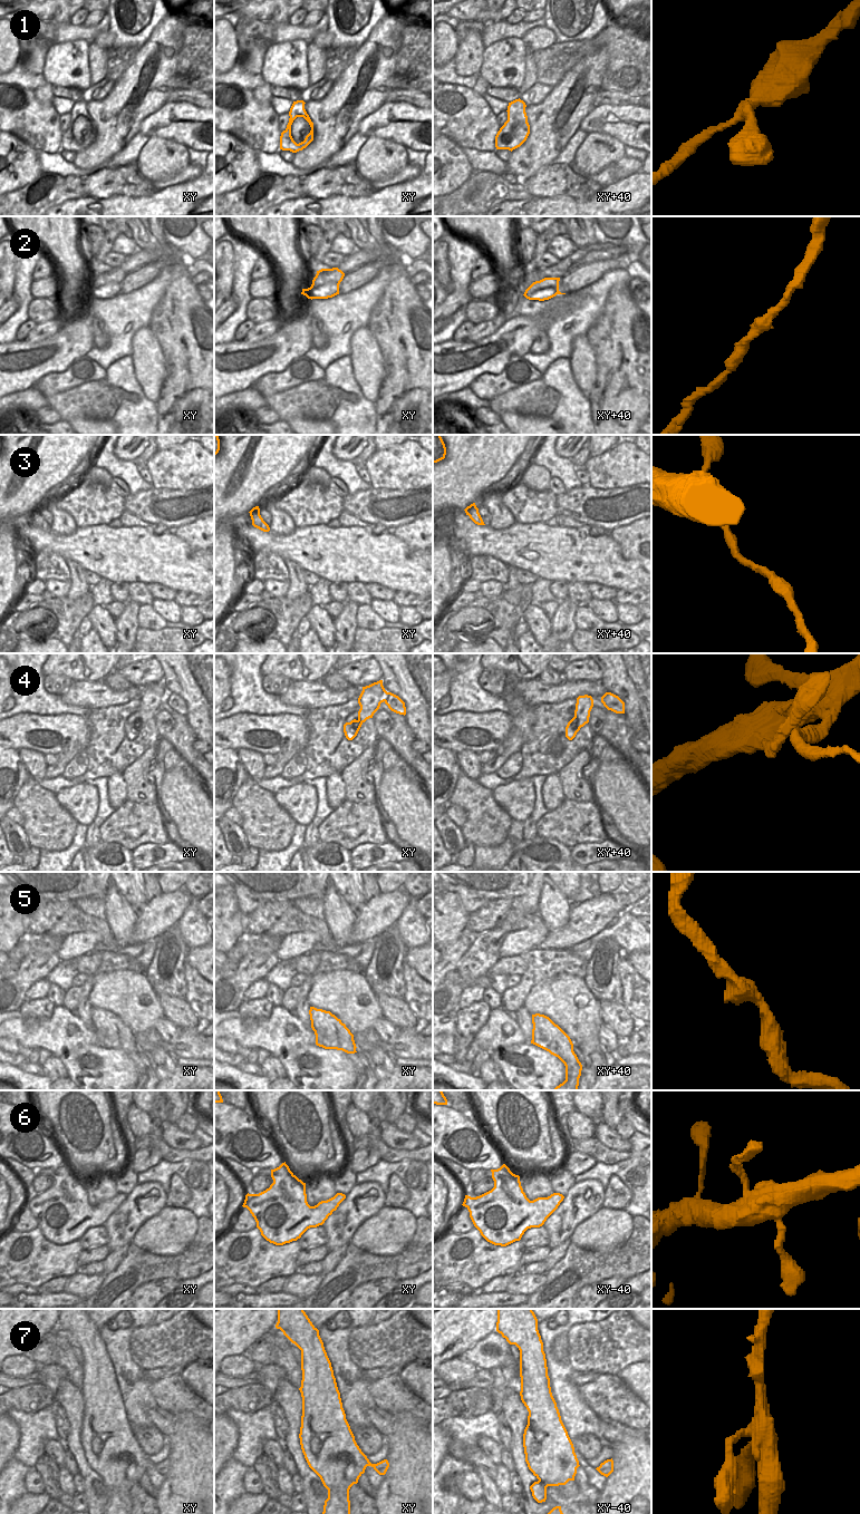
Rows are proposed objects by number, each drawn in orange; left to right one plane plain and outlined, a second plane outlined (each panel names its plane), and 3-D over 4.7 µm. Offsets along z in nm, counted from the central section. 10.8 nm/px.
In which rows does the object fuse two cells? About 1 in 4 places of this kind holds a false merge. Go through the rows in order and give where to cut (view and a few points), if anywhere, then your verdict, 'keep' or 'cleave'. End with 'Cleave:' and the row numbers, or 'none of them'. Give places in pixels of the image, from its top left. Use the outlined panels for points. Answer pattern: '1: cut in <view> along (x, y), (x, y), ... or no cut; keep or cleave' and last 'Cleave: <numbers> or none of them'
1: no cut; keep
2: no cut; keep
3: no cut; keep
4: no cut; keep
5: no cut; keep
6: no cut; keep
7: no cut; keep
Cleave: none of them

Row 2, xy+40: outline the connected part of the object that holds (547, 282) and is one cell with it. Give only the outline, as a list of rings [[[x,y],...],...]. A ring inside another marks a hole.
[[[544,278],[533,282],[524,292],[524,297],[529,300],[544,301],[557,294],[566,294],[559,291],[560,278]]]

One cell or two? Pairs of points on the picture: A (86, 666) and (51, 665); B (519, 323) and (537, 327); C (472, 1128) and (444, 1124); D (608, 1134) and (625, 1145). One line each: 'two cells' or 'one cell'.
A: one cell
B: one cell
C: one cell
D: one cell

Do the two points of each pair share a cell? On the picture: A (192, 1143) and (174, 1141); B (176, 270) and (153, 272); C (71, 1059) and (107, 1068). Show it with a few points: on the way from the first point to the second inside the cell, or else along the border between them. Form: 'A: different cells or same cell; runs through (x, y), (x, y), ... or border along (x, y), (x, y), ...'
A: same cell; runs through (187, 1138), (179, 1138)
B: different cells; border along (166, 264), (152, 280), (141, 288)
C: same cell; runs through (79, 1068), (81, 1071), (98, 1070)

